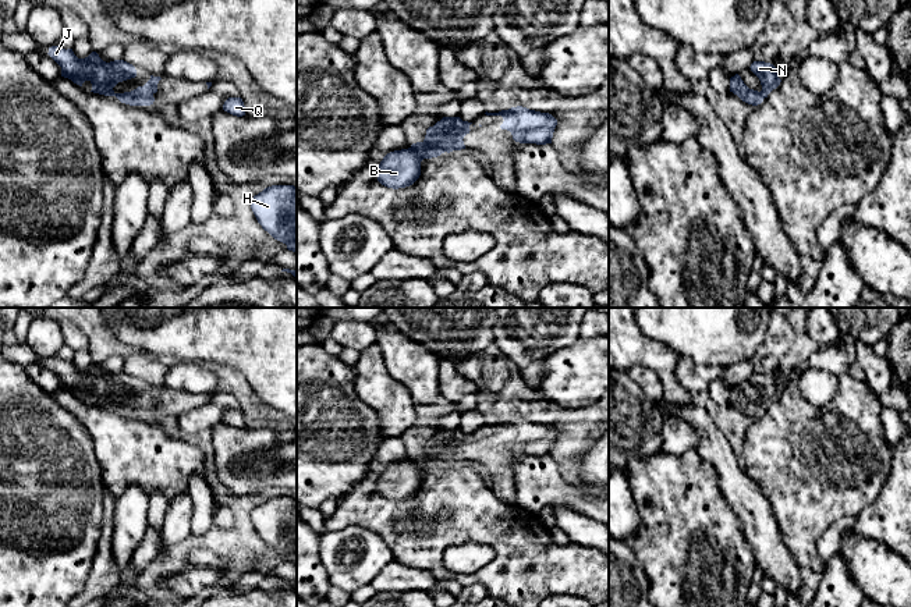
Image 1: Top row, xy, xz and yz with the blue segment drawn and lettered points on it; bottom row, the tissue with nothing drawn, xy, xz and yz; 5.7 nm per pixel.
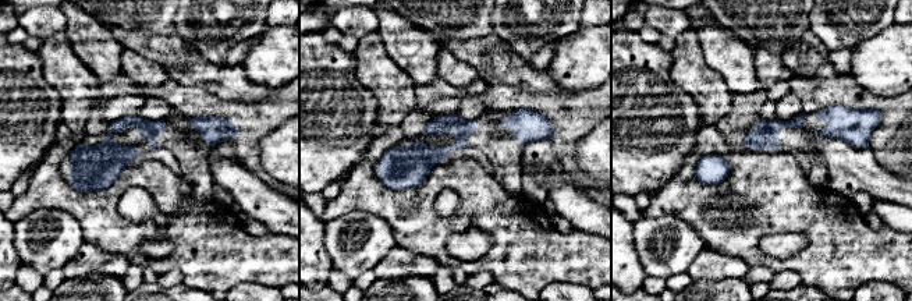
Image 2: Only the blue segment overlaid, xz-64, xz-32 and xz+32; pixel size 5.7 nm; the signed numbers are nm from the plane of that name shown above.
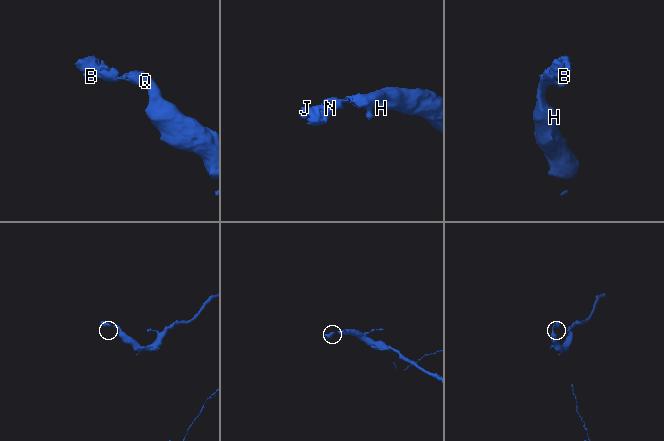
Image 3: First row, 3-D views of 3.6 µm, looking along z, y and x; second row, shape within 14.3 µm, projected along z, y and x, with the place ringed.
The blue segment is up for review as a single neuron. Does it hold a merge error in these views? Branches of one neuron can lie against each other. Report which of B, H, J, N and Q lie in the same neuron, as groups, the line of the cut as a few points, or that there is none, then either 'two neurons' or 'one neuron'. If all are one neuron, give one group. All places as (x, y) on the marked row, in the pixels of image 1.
groups B H J N Q; cut none; one neuron

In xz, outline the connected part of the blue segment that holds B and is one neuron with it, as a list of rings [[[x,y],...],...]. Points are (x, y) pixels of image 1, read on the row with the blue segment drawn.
[[[443,117],[426,129],[422,142],[412,143],[408,149],[387,153],[376,170],[377,181],[393,189],[412,185],[421,175],[423,159],[465,149],[462,139],[469,134],[471,124],[460,117]]]

